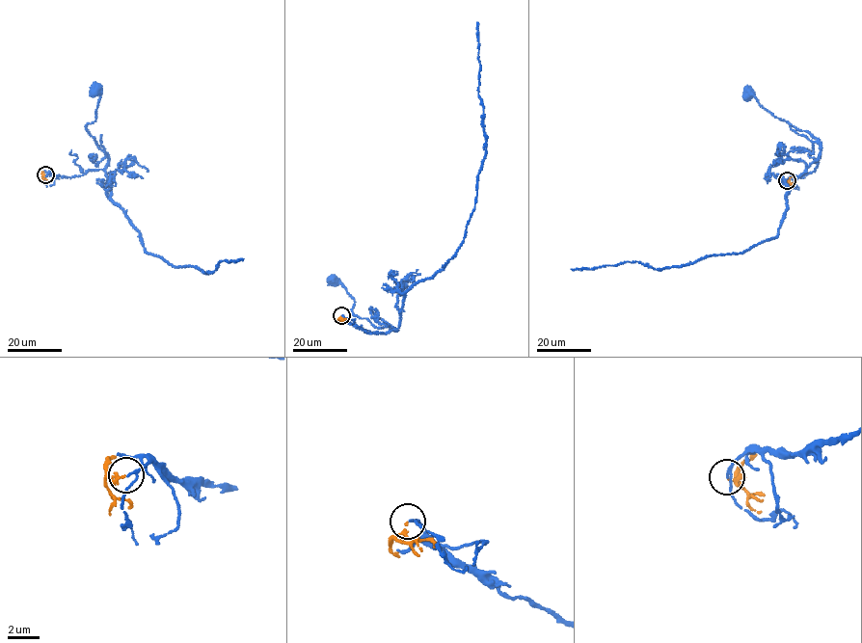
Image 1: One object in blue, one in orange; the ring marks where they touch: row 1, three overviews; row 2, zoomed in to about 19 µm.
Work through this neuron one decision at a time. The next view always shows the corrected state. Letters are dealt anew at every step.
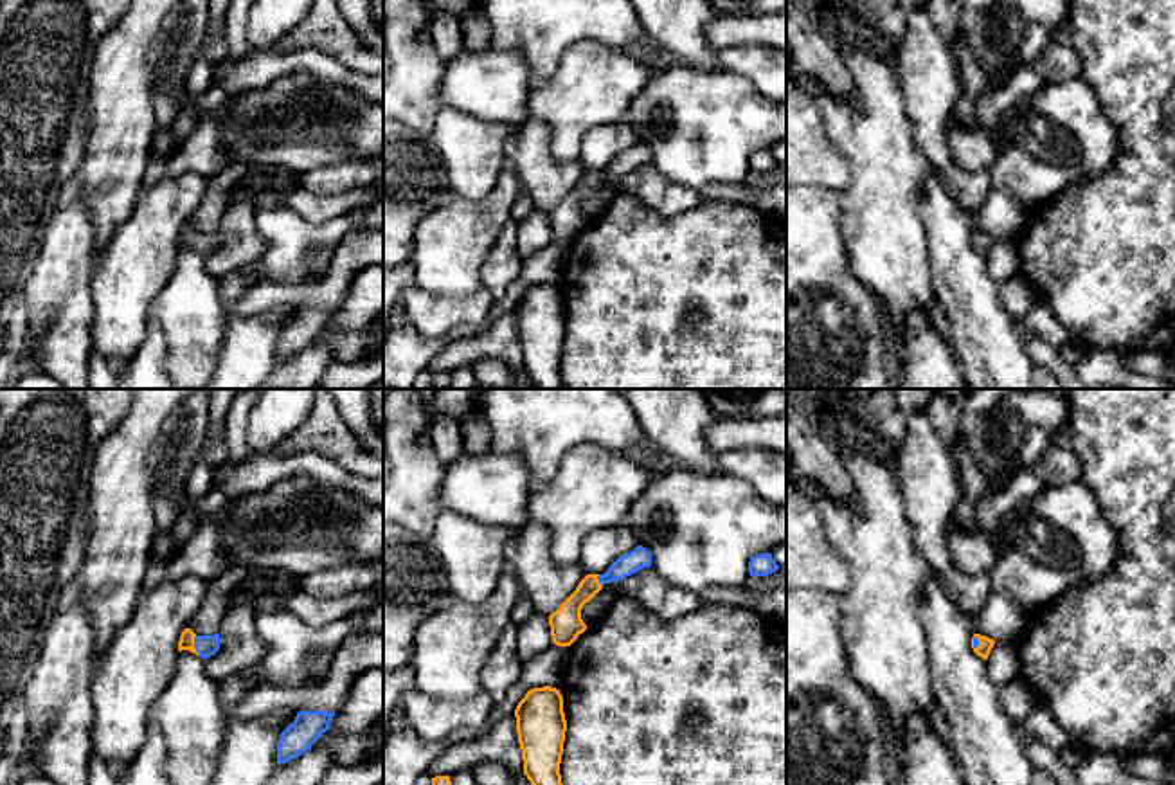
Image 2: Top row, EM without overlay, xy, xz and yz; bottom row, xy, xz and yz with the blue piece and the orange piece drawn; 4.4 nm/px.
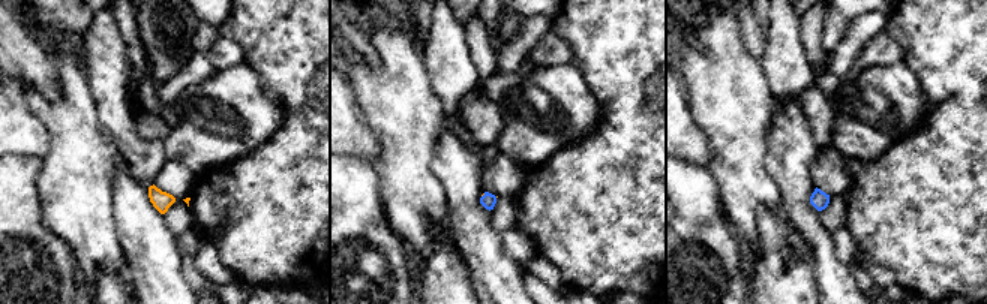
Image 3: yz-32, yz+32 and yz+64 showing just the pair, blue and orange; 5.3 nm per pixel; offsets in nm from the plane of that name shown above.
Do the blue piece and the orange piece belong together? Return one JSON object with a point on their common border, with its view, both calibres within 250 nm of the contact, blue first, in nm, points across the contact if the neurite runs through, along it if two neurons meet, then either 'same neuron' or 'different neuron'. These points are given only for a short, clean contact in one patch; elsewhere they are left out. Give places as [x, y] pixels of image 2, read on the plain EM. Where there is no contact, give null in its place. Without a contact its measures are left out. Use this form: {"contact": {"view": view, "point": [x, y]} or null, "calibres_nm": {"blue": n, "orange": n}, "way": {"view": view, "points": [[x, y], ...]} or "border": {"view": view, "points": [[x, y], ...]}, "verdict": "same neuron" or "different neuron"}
{"contact": {"view": "xy", "point": [195, 242]}, "calibres_nm": {"blue": 100, "orange": 70}, "way": {"view": "xy", "points": [[206, 242], [195, 242], [188, 233]]}, "verdict": "same neuron"}

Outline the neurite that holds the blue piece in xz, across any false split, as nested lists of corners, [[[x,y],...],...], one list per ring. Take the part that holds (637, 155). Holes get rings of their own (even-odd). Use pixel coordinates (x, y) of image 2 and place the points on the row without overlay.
[[[637,142],[633,148],[617,155],[605,171],[587,171],[576,187],[549,212],[552,239],[570,243],[579,230],[587,227],[581,216],[581,205],[588,200],[605,180],[619,178],[644,164],[651,162],[651,149]]]

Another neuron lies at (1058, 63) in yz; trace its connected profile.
[[[1051,41],[1044,54],[1031,63],[1045,83],[1062,83],[1081,76],[1081,63],[1072,49]]]

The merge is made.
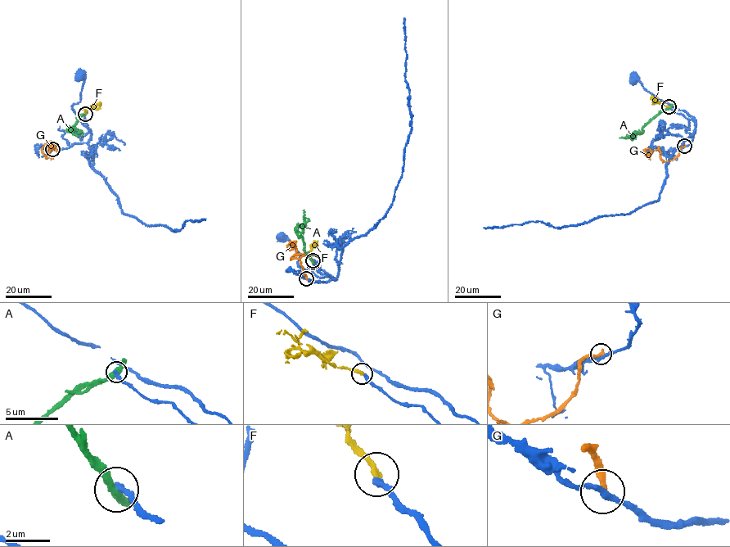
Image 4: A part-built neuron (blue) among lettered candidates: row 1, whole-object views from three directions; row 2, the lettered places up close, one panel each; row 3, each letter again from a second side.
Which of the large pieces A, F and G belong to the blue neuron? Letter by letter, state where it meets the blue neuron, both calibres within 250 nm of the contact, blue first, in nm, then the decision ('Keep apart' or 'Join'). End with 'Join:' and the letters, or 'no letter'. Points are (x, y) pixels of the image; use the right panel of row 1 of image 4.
A: Touches blue at (669, 107). Thickness 320 nm (blue) against 360 nm. Keep apart
F: Touches blue at (669, 106). Thickness 280 nm (blue) against 280 nm. Join
G: Touches blue at (684, 146). Thickness 280 nm (blue) against 320 nm. Keep apart
Join: F

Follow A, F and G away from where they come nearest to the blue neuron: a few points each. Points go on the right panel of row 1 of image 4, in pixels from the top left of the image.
A: (669, 107), (643, 126), (642, 131), (632, 139), (628, 135), (626, 138), (619, 137)
F: (669, 106), (656, 101), (654, 103), (654, 97), (651, 98)
G: (684, 146), (680, 148), (678, 154), (669, 161), (662, 160), (659, 150), (648, 152)

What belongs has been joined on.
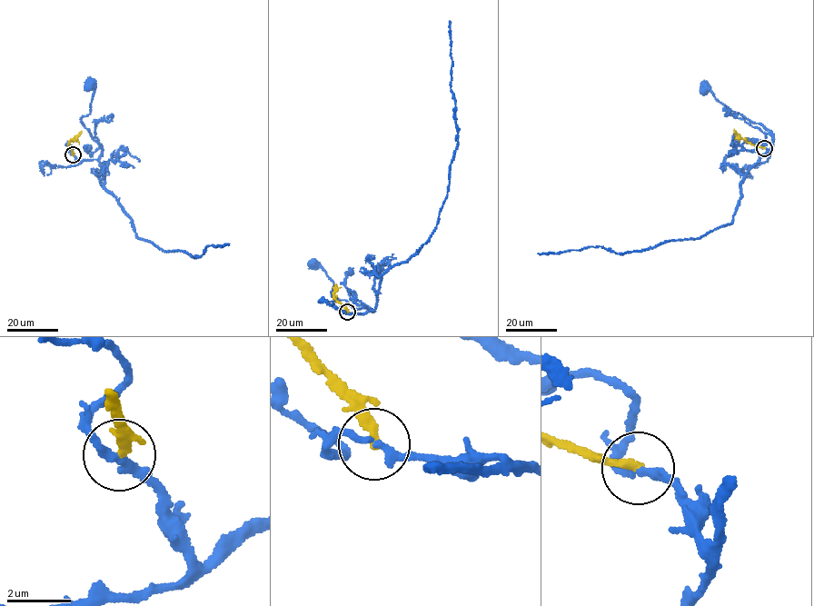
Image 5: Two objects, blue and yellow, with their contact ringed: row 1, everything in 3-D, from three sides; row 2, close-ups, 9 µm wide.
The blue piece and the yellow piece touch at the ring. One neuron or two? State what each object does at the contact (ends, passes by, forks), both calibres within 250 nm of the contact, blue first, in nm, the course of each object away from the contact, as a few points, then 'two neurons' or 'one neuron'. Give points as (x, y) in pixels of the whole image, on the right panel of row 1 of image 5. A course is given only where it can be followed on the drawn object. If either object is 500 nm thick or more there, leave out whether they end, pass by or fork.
blue passes by | yellow ends | 240/260 nm | blue via (764, 148), (770, 153), (772, 133), (729, 110), (703, 87), (705, 86) | yellow via (764, 148), (740, 138), (734, 129) | two neurons

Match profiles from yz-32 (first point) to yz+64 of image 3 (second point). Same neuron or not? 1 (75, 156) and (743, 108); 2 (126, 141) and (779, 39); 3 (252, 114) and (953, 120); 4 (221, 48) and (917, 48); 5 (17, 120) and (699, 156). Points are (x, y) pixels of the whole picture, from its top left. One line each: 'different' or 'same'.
1: same
2: same
3: different
4: different
5: same

